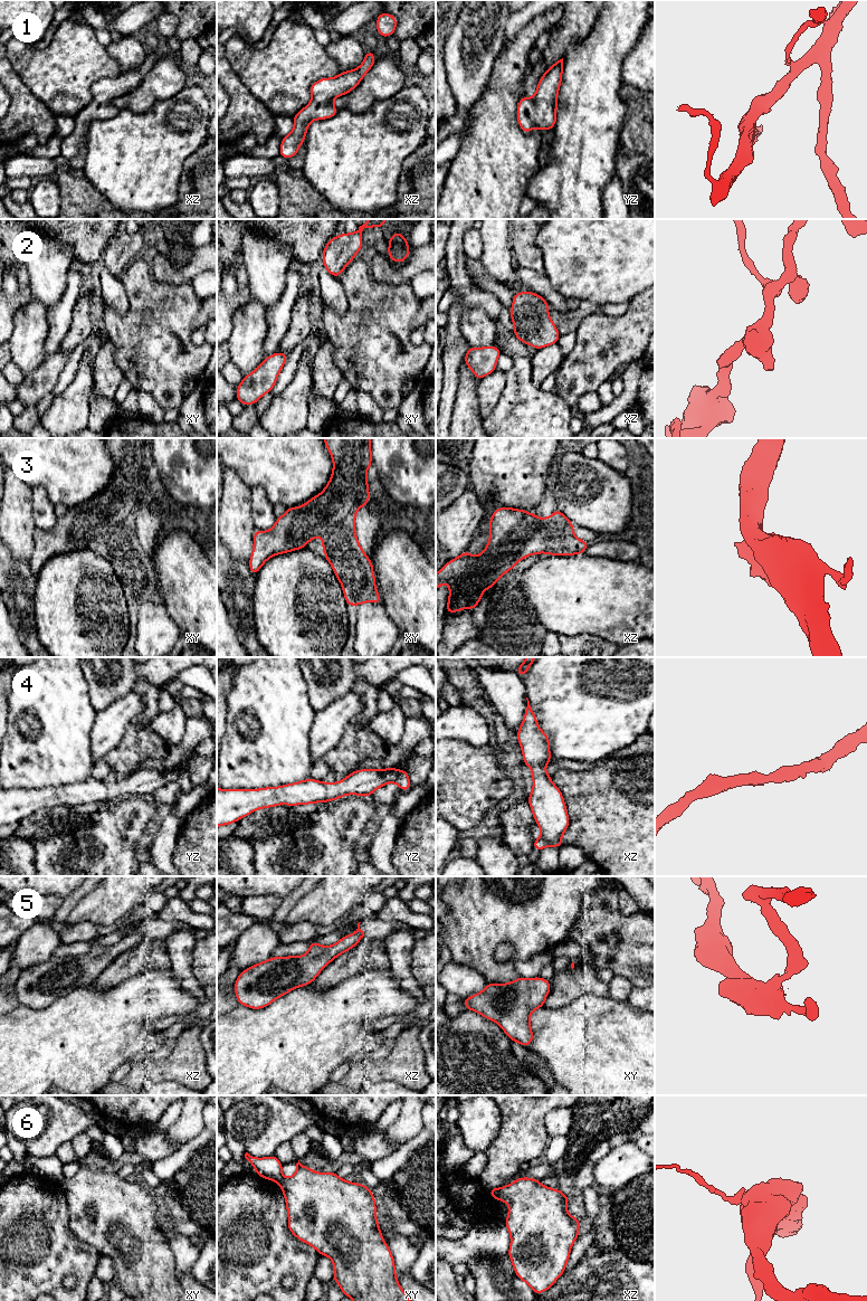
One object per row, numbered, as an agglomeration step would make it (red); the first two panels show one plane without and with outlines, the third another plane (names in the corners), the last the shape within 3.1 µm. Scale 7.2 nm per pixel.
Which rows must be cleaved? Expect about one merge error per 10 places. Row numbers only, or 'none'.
6

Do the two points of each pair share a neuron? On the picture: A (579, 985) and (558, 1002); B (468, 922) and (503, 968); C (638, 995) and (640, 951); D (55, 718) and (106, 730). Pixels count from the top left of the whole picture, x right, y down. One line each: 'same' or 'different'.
A: same
B: same
C: different
D: different

